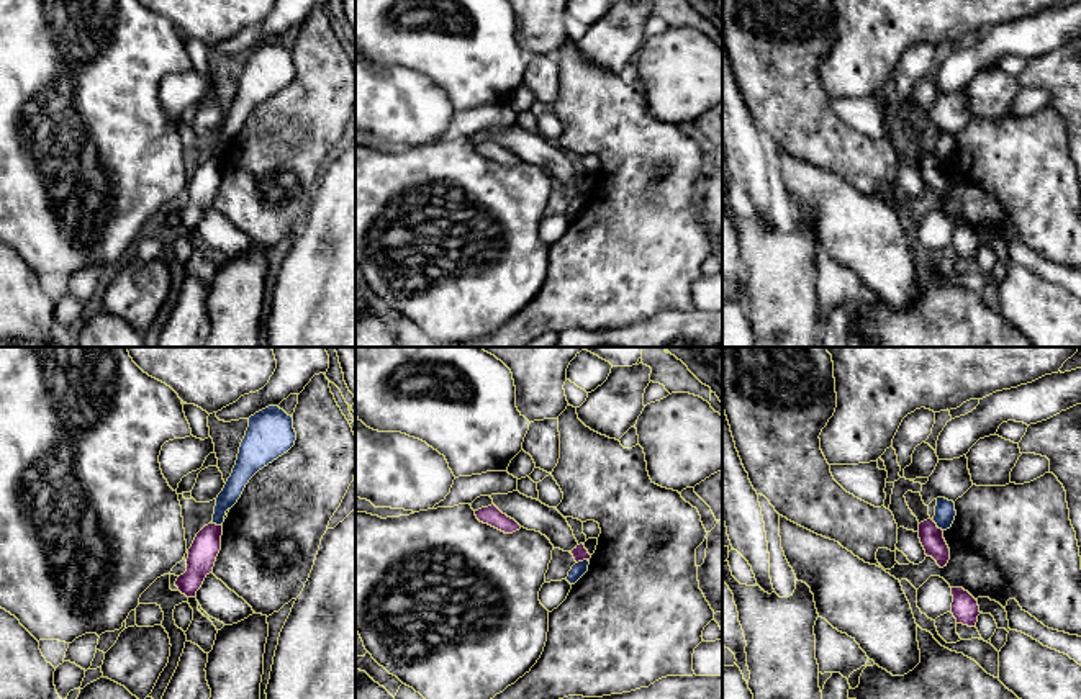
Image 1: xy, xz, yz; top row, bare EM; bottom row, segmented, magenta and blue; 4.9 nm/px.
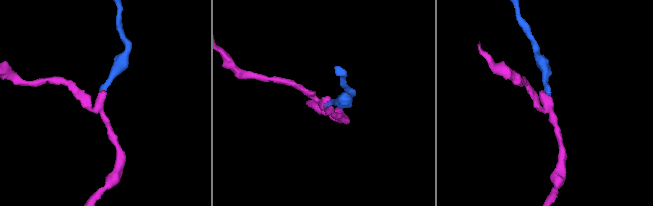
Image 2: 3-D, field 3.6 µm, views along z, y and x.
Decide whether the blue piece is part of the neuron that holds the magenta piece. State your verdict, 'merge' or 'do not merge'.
do not merge

